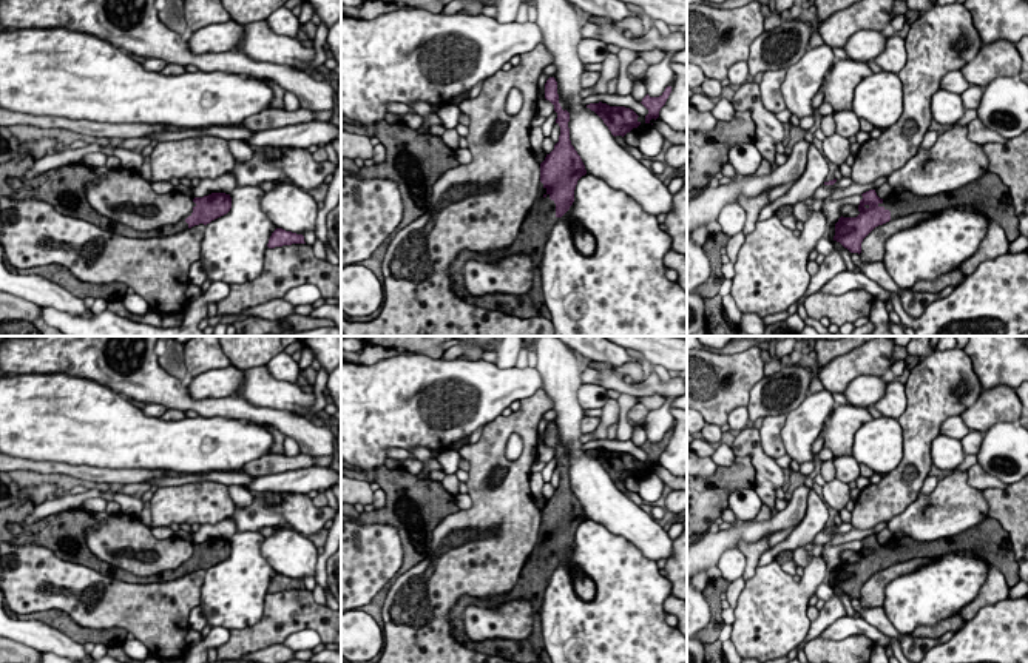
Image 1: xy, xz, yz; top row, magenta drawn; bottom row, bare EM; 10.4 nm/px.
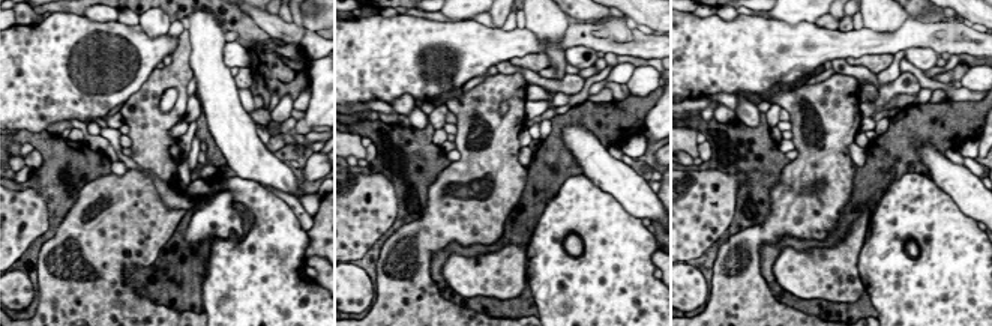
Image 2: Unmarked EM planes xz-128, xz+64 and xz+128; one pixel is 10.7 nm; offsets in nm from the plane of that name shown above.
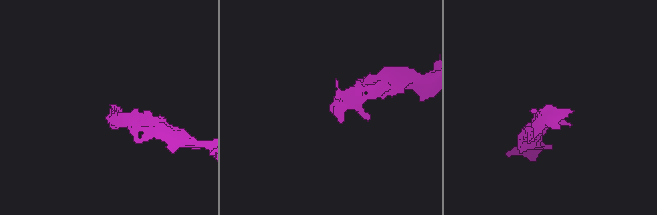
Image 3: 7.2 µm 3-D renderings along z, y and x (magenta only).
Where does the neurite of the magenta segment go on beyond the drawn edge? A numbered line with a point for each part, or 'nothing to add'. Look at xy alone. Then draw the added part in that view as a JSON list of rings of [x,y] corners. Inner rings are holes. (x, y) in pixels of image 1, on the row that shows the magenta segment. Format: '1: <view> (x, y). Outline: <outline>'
1: xy (64, 187). Outline: [[[25,157],[20,160],[9,160],[6,163],[0,165],[0,196],[11,197],[14,200],[25,200],[25,199],[37,199],[48,202],[57,213],[62,213],[63,216],[82,219],[86,222],[94,224],[96,227],[116,233],[119,236],[125,237],[134,237],[134,239],[148,239],[148,237],[165,237],[176,233],[181,233],[188,228],[188,224],[185,219],[191,216],[188,213],[185,217],[182,217],[174,225],[164,225],[162,228],[151,230],[151,231],[137,231],[131,227],[111,220],[105,216],[97,214],[93,207],[86,200],[86,183],[96,182],[96,176],[91,171],[91,168],[82,165],[82,163],[73,163],[73,165],[63,165],[59,168],[48,170],[32,179],[26,177],[26,171],[32,167],[31,157]]]

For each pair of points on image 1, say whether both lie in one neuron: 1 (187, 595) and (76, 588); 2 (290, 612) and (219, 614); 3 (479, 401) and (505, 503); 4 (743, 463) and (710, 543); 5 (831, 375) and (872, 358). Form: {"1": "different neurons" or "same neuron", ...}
{"1": "same neuron", "2": "different neurons", "3": "different neurons", "4": "different neurons", "5": "same neuron"}

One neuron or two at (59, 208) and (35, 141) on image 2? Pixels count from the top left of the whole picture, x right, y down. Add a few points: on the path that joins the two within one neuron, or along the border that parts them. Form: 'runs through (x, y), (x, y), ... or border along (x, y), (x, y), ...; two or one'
runs through (59, 191), (57, 161), (51, 155); one

